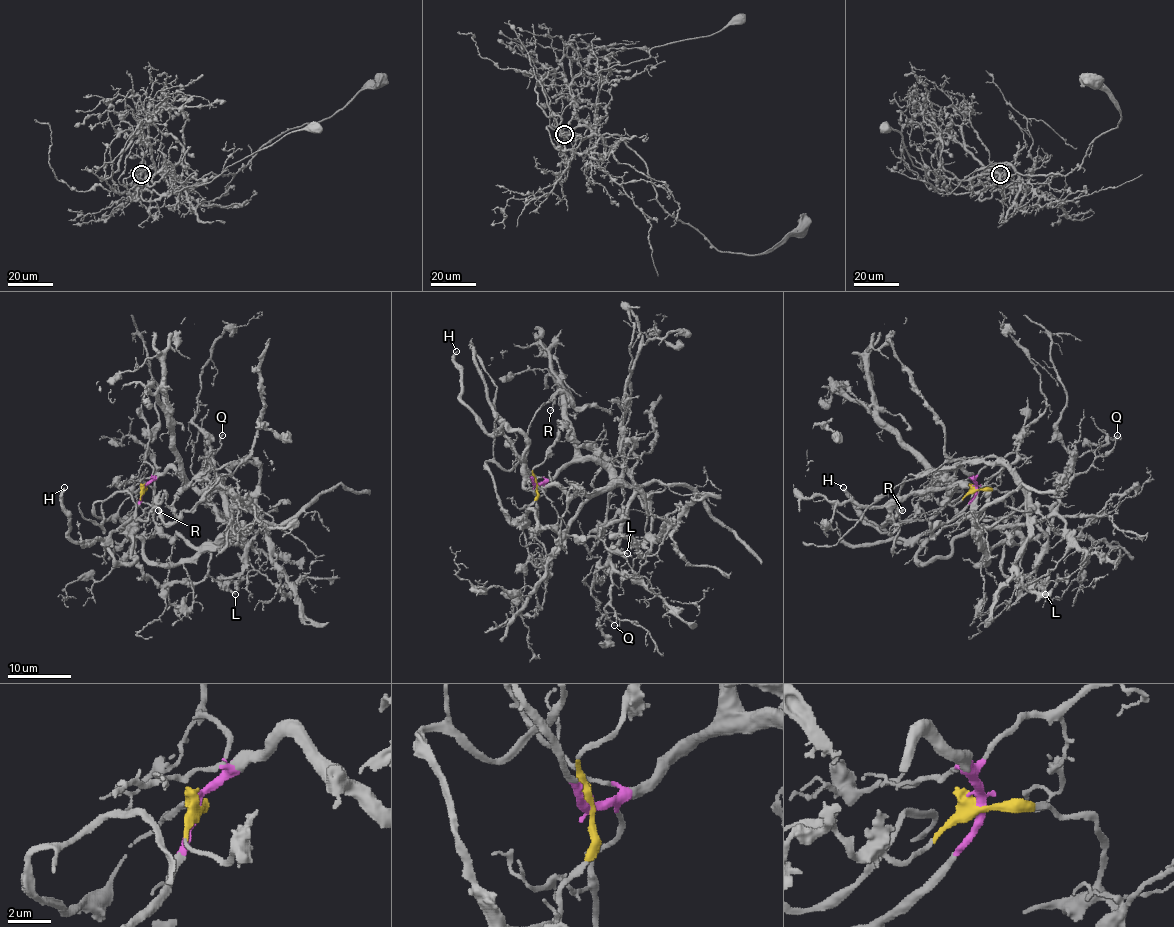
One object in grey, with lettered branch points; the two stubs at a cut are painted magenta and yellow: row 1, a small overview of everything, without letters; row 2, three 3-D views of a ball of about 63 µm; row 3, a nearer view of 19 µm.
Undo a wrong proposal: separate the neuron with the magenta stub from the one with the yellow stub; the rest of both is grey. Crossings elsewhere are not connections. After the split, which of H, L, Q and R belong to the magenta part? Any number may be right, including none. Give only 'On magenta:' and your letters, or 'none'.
On magenta: H, Q

